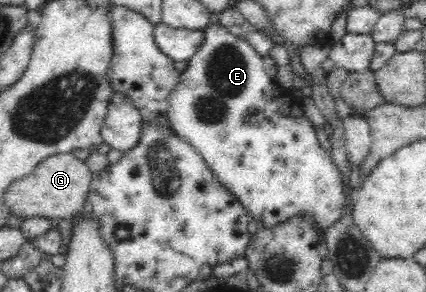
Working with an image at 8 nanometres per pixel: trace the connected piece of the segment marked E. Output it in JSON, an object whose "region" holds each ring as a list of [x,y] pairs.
{"region":[[[208,23],[204,41],[187,61],[180,81],[168,93],[168,119],[171,128],[185,139],[216,173],[220,183],[232,191],[248,214],[262,227],[272,227],[294,215],[312,218],[318,231],[342,218],[350,207],[344,178],[331,158],[331,151],[320,146],[314,126],[302,110],[301,97],[291,89],[280,88],[262,66],[262,56],[250,43],[232,34],[226,26]]]}

